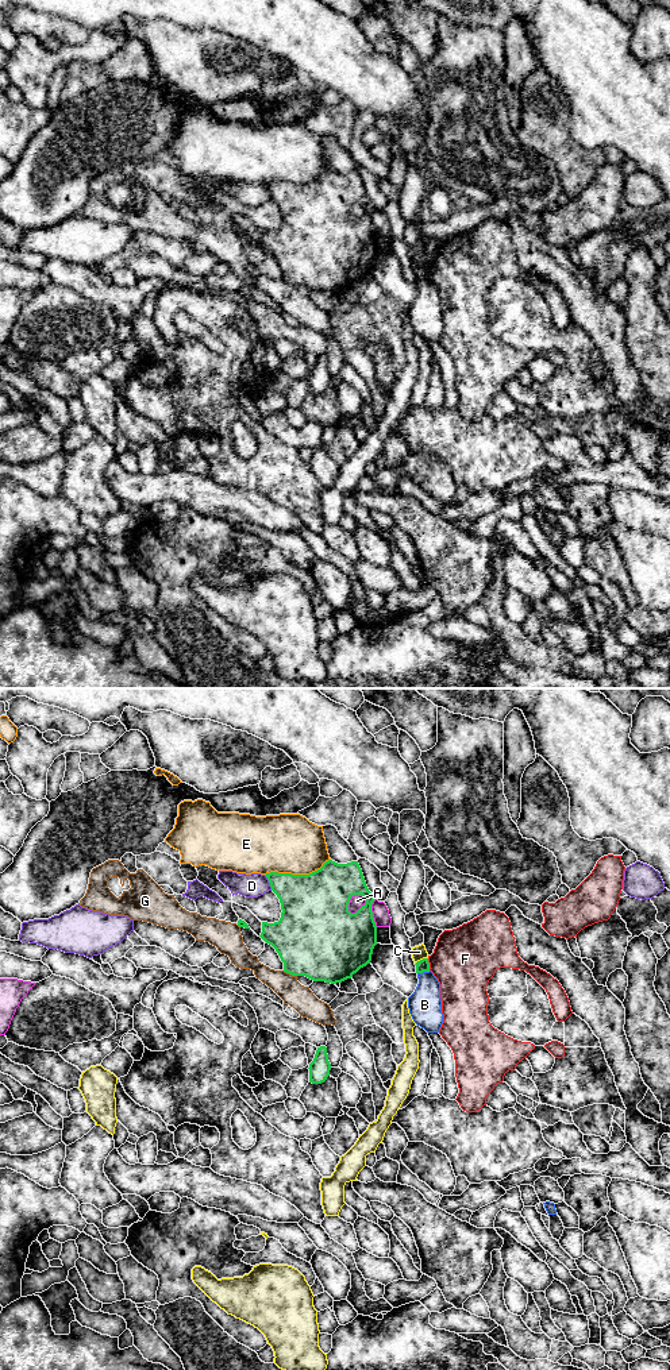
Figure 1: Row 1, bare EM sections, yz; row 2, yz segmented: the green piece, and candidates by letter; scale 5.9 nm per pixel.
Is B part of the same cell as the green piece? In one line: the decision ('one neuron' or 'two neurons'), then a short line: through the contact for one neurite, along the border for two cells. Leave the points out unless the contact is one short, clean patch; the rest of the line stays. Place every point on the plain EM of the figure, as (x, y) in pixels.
two neurons; line yz (430, 280), (418, 282)

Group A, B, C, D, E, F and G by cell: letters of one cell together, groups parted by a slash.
A / B G / C / D / E / F

